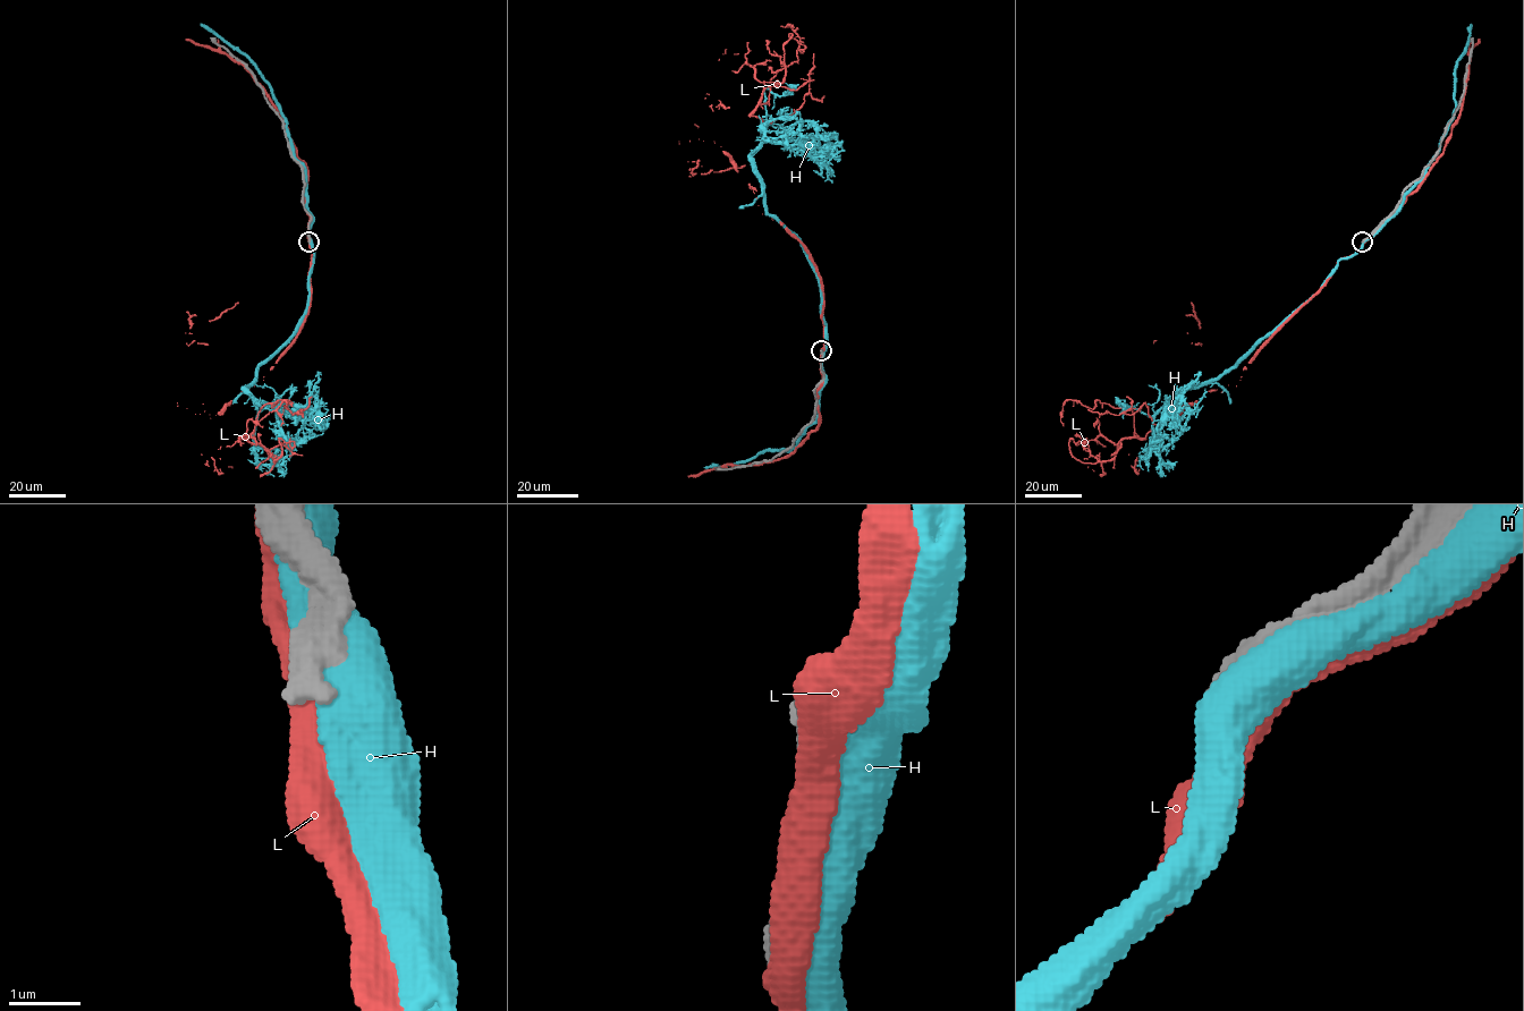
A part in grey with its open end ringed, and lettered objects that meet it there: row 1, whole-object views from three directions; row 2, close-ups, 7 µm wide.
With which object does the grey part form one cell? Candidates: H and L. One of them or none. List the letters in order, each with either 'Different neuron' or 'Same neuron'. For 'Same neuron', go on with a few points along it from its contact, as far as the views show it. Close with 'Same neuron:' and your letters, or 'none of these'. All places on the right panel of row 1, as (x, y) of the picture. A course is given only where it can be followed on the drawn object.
H: Different neuron
L: Different neuron
Same neuron: none of these

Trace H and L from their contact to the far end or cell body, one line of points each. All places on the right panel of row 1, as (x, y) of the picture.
H: (1368, 238), (1234, 365), (1170, 399), (1151, 445), (1168, 444), (1182, 432), (1204, 388)
L: (1364, 241), (1236, 385), (1208, 390), (1144, 439), (1131, 409), (1097, 399), (1092, 408), (1067, 399), (1064, 425)

